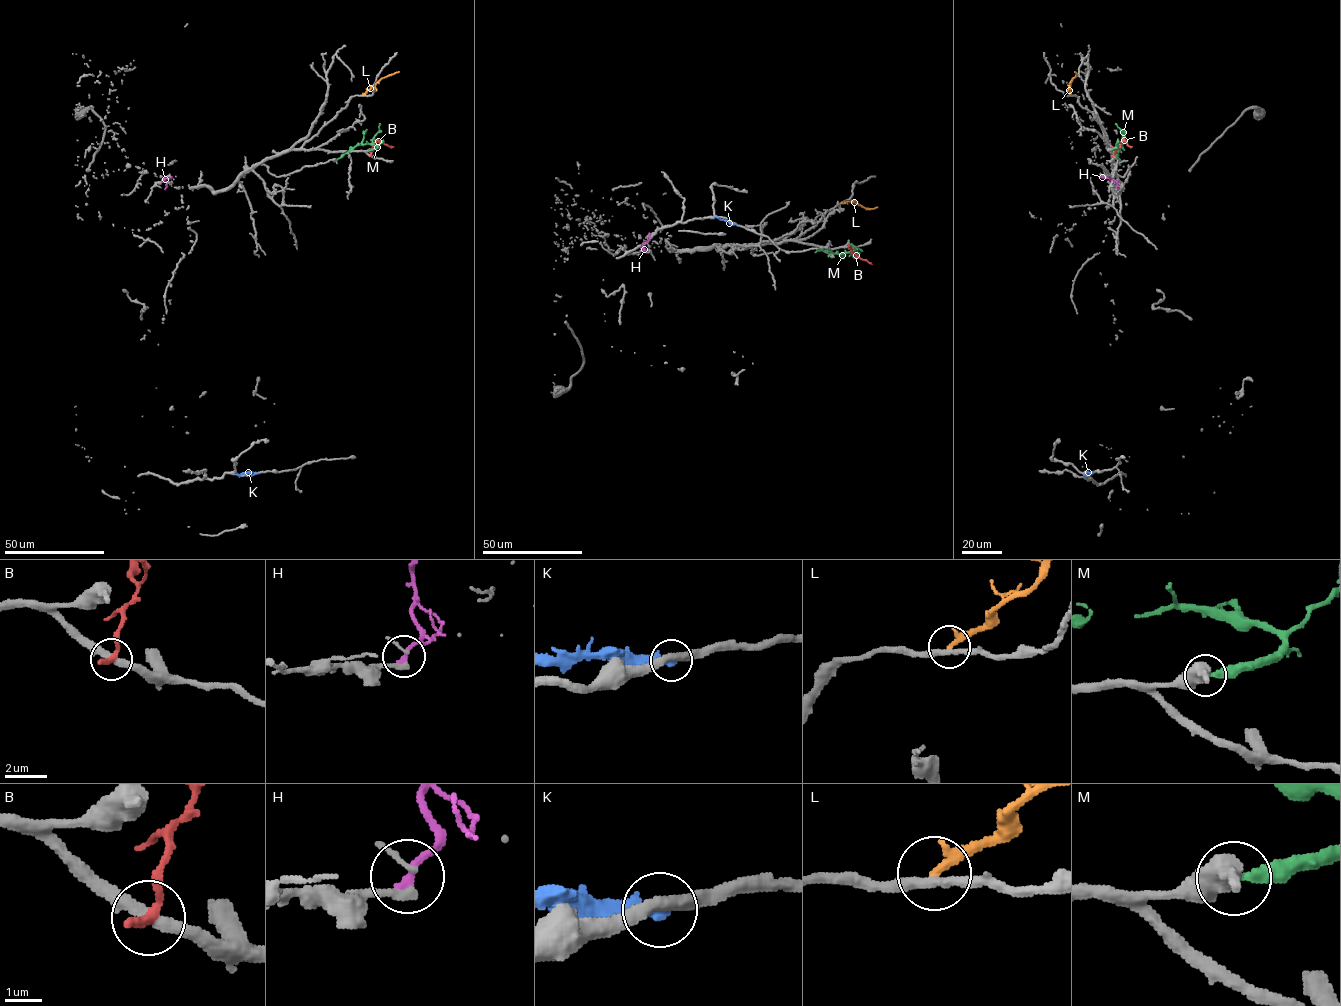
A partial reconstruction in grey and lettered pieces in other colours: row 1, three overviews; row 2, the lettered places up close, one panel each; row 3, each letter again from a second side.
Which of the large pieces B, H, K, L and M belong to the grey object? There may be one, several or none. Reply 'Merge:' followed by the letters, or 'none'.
Merge: none

